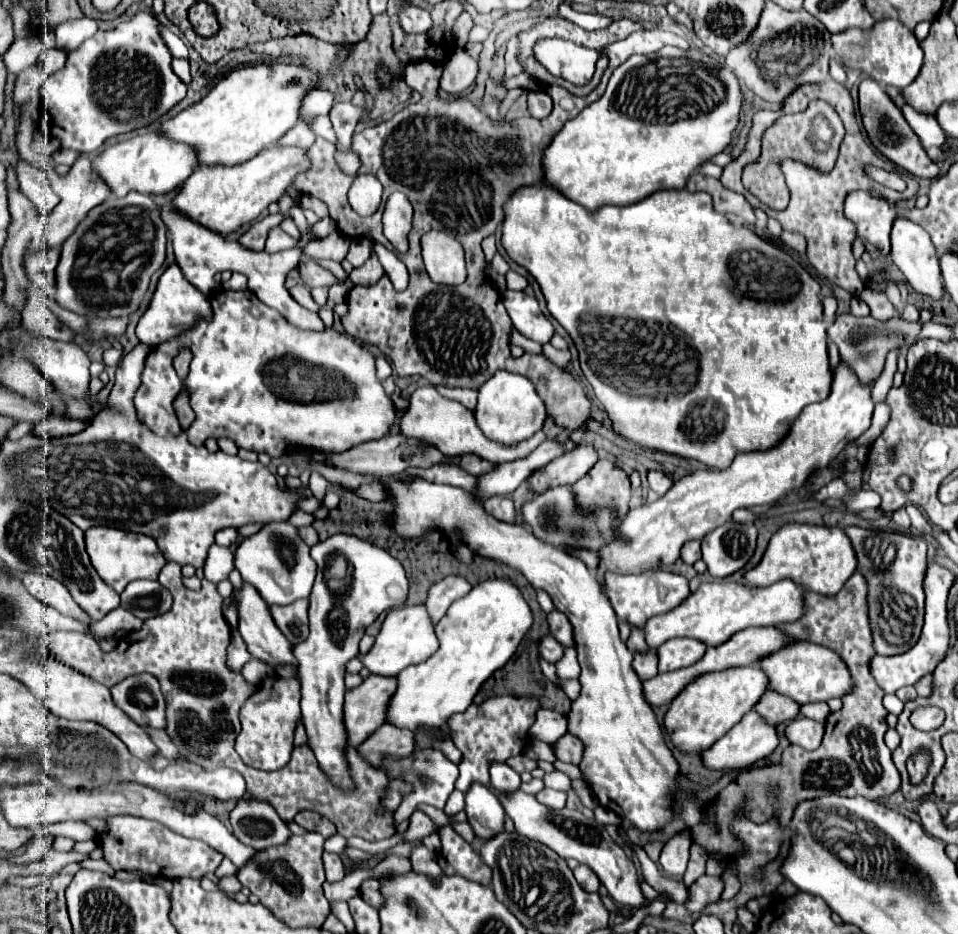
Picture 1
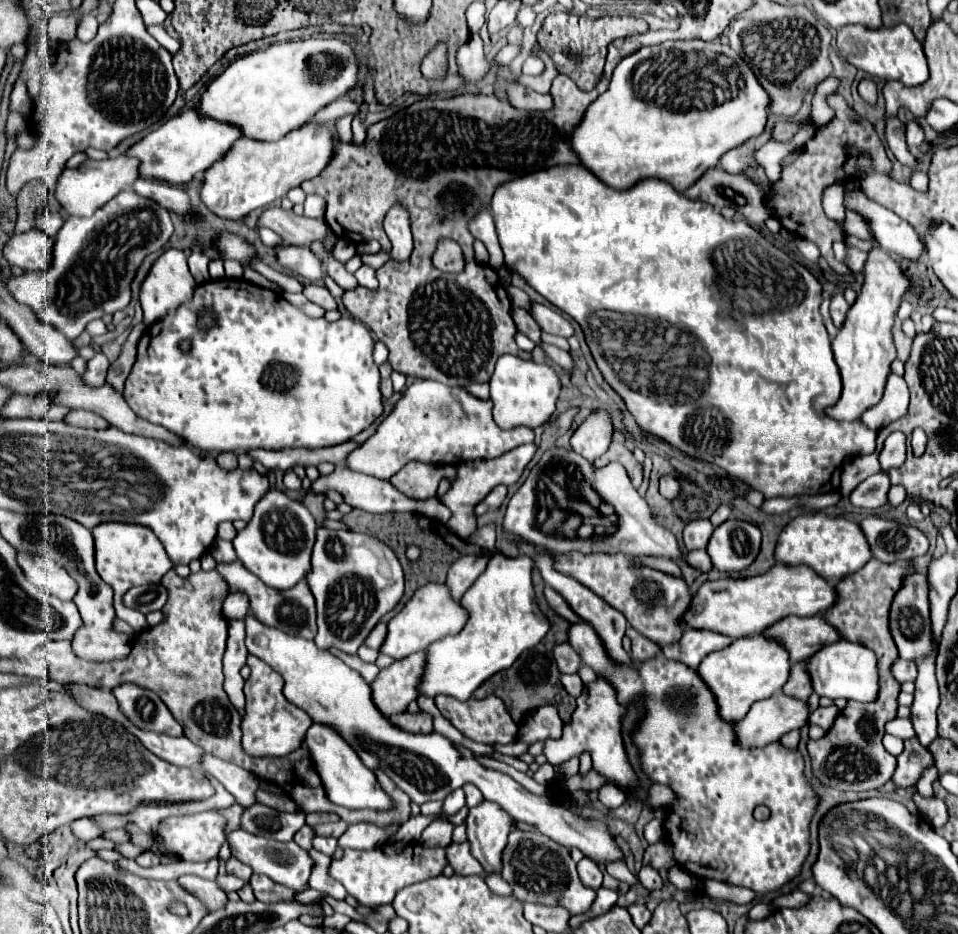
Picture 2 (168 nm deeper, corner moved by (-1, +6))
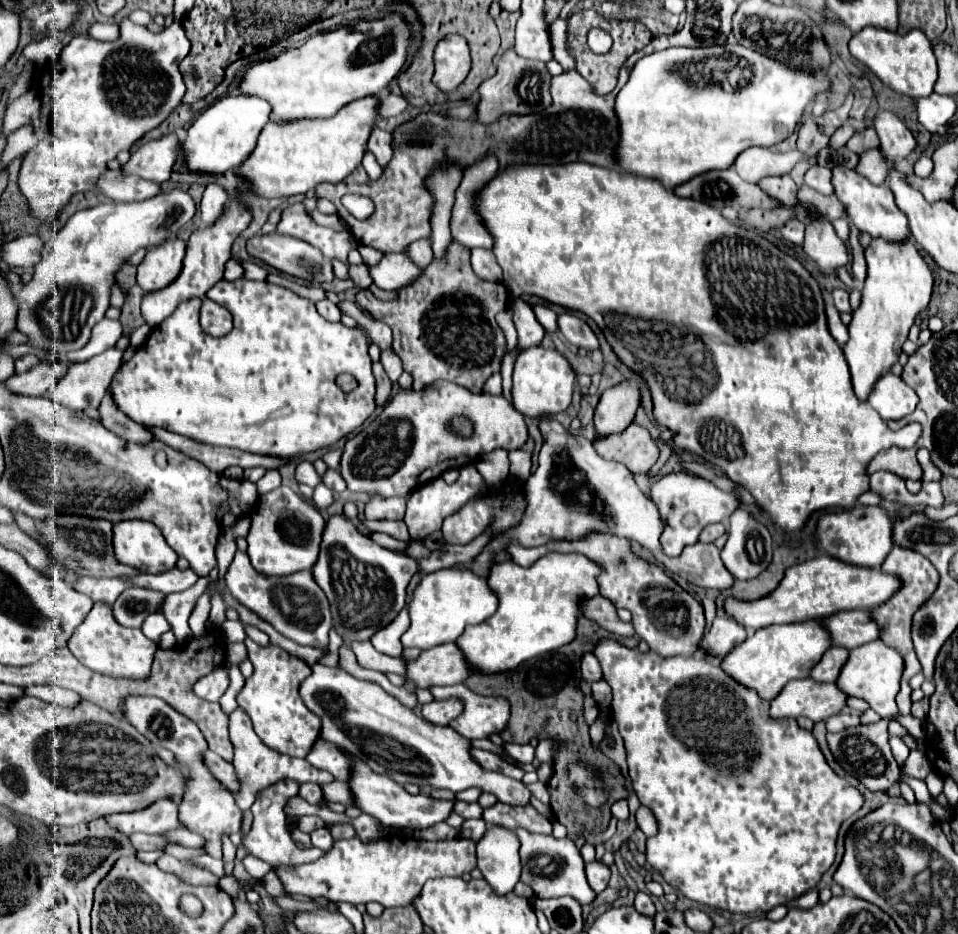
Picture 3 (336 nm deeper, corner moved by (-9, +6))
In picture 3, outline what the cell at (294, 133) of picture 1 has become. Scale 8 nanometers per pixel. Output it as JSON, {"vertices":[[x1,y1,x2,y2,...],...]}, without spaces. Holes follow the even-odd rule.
{"vertices":[[398,84,392,85,392,87,390,92,382,92,382,94,376,96,376,98,378,98,380,118,397,116,408,108,408,102,406,102,406,99,402,96]]}

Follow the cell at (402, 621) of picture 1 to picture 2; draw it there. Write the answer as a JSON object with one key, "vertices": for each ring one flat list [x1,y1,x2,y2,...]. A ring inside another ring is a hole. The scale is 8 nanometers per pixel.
{"vertices":[[428,582,422,588,414,592,414,596,406,602,406,606,388,622,388,636,382,646,382,654,388,654,396,660,406,658,414,652,426,650,432,642,448,636,448,634,458,634,468,620,466,608,458,600,452,598,450,590,446,584,434,584]]}

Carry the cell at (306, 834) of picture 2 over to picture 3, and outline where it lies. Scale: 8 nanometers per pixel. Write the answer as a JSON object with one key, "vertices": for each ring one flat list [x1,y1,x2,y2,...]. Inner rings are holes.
{"vertices":[[302,816,300,820,298,820,298,828,300,830,304,830,304,832,314,832,316,828,322,828,322,826,326,826,318,816]]}

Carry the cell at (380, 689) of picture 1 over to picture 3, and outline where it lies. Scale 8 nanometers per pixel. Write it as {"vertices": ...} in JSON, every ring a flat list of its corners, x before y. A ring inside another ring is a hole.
{"vertices":[[440,644,440,648,424,650,416,660,406,662,406,690,416,692,418,688,430,690,432,686,460,684,470,676,462,652,456,644]]}

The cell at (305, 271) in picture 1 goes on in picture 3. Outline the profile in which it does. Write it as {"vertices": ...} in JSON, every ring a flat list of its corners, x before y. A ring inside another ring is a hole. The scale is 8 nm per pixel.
{"vertices":[[266,234,248,240,248,252,266,264,312,282,332,282,332,264,316,248,294,236]]}

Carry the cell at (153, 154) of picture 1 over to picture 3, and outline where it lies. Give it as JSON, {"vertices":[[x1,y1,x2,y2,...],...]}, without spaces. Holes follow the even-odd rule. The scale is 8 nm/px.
{"vertices":[[222,96,206,108,188,128,188,138,182,144,186,166,190,172,222,174,234,170,256,146,262,126,268,122,270,108,266,100,256,96]]}

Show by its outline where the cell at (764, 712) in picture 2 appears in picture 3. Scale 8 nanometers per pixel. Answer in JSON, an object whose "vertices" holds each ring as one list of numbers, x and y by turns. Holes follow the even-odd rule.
{"vertices":[[812,678,792,680,770,702,772,718,810,718,826,720,844,708,846,694,836,684,816,684]]}

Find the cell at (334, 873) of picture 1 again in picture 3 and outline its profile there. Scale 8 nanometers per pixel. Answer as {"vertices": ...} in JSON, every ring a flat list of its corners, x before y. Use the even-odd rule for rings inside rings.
{"vertices":[[318,828,316,832,312,832,312,834,310,834,310,838,312,838,312,844,314,844,316,848,328,850,328,848,332,848,332,846,334,846,334,838,330,836,330,832,328,832,326,828]]}

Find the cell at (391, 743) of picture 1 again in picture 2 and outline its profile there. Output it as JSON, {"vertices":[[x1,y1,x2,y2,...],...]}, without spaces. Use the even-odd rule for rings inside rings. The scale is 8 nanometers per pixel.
{"vertices":[[400,712,396,716,390,718,396,726,408,730,408,732,418,732,418,734,428,734,434,730,432,726,432,716,428,712,416,712,416,714,408,714,408,712]]}

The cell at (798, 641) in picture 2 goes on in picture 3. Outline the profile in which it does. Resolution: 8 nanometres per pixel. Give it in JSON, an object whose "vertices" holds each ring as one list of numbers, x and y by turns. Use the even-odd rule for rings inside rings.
{"vertices":[[864,610,838,612,836,616,822,618,820,624,828,630,832,646,842,646,852,650,870,640,878,640,876,622]]}

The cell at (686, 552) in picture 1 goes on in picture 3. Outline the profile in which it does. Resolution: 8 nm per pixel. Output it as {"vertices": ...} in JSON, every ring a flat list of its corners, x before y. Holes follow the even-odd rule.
{"vertices":[[708,524,702,534,700,534,700,542,714,542,716,538,720,538,724,534,724,524]]}

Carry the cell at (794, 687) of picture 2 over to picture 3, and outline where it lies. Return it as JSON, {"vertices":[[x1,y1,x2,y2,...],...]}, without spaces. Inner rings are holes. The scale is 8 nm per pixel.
{"vertices":[[828,648,824,652,824,656,820,658,820,662,812,668,810,678,816,682,834,682,836,676,840,674,840,668,846,662,846,658,848,658,846,648]]}

